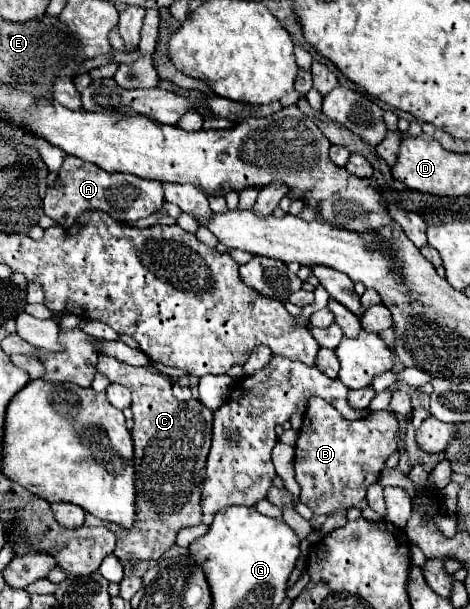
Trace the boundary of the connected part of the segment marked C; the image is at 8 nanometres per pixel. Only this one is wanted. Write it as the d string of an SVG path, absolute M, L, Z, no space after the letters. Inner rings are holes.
M100 354L98 356L98 372L104 374L110 382L118 382L118 384L124 384L130 392L132 392L132 420L134 420L134 426L132 426L132 442L134 442L134 460L136 460L136 492L142 492L142 520L136 520L136 524L132 528L120 528L116 526L114 522L104 522L100 518L94 518L90 514L86 514L86 520L84 524L86 526L106 526L108 530L112 530L116 534L116 556L120 560L158 560L162 558L162 554L174 546L176 542L176 534L180 528L184 526L196 526L202 522L202 508L200 508L200 494L202 494L202 482L204 482L204 476L206 476L206 456L208 456L208 450L210 450L210 442L212 442L212 410L208 410L200 400L194 400L190 398L188 402L180 402L172 396L172 380L152 368L136 368L136 366L130 366L126 362L120 362L116 358L110 358L110 356L104 356Z

